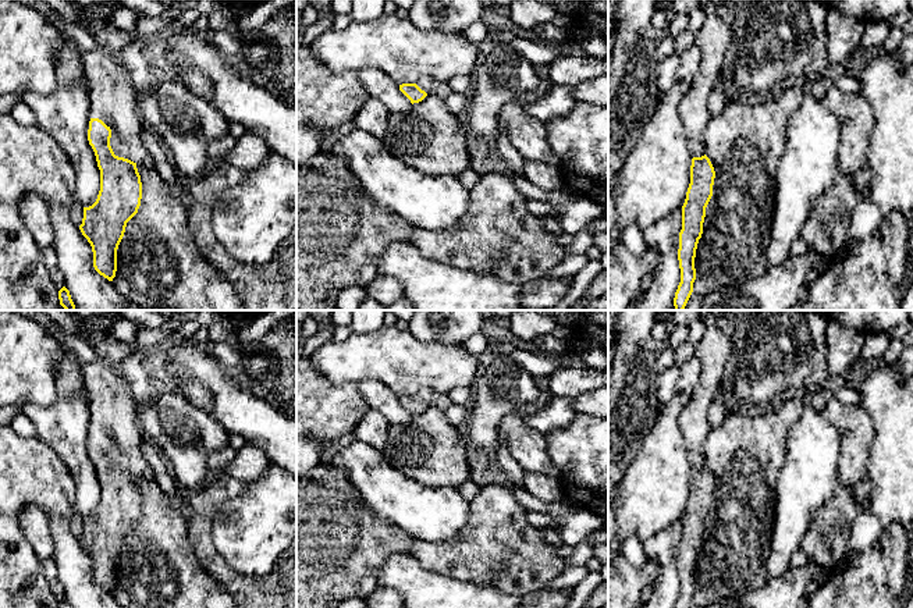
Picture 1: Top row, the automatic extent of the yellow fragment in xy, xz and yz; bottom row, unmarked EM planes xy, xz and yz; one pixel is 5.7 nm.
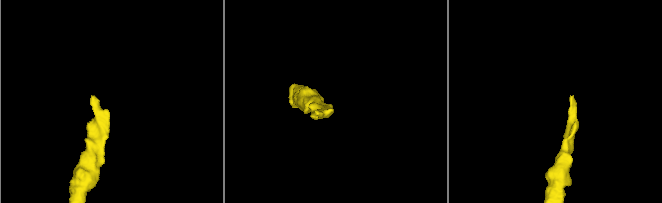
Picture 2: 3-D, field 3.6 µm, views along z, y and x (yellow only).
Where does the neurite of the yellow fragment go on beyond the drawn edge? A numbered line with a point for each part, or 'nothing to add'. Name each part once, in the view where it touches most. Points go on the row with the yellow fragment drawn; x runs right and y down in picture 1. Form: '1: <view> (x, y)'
1: xy (112, 96)

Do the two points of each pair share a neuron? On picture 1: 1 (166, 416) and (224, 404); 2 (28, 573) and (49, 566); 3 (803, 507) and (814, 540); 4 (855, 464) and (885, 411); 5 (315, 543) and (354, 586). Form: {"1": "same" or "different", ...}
{"1": "different", "2": "different", "3": "different", "4": "different", "5": "same"}

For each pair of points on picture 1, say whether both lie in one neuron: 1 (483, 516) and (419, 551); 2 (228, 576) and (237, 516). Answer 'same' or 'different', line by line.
1: same
2: different

